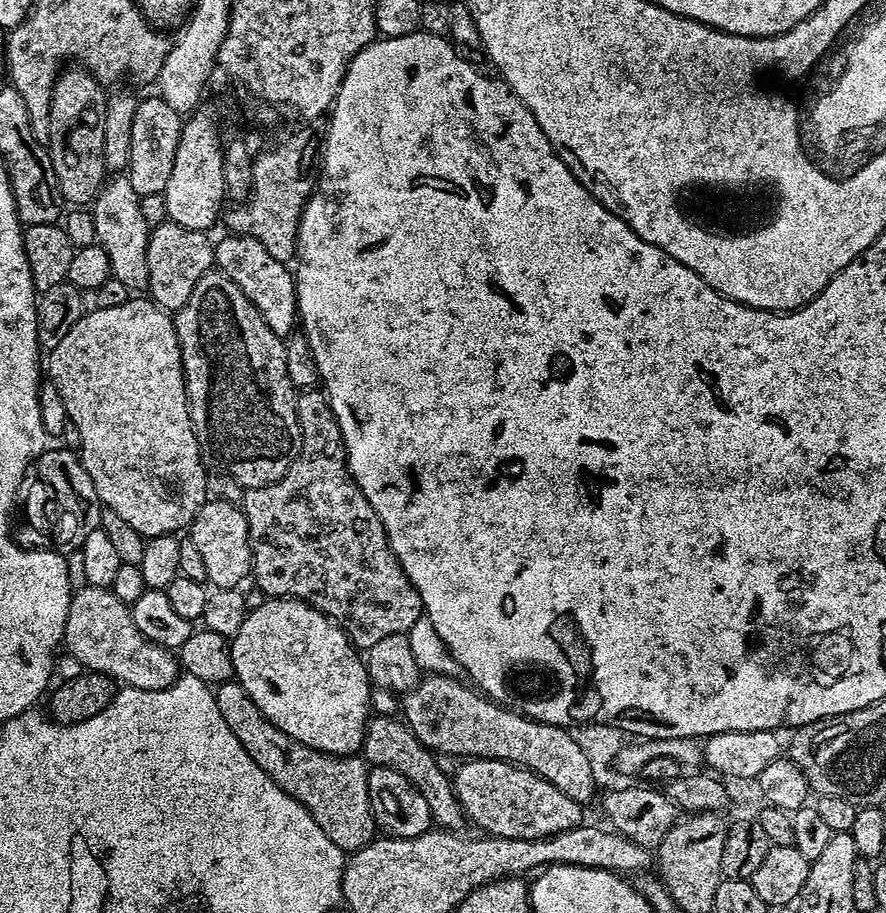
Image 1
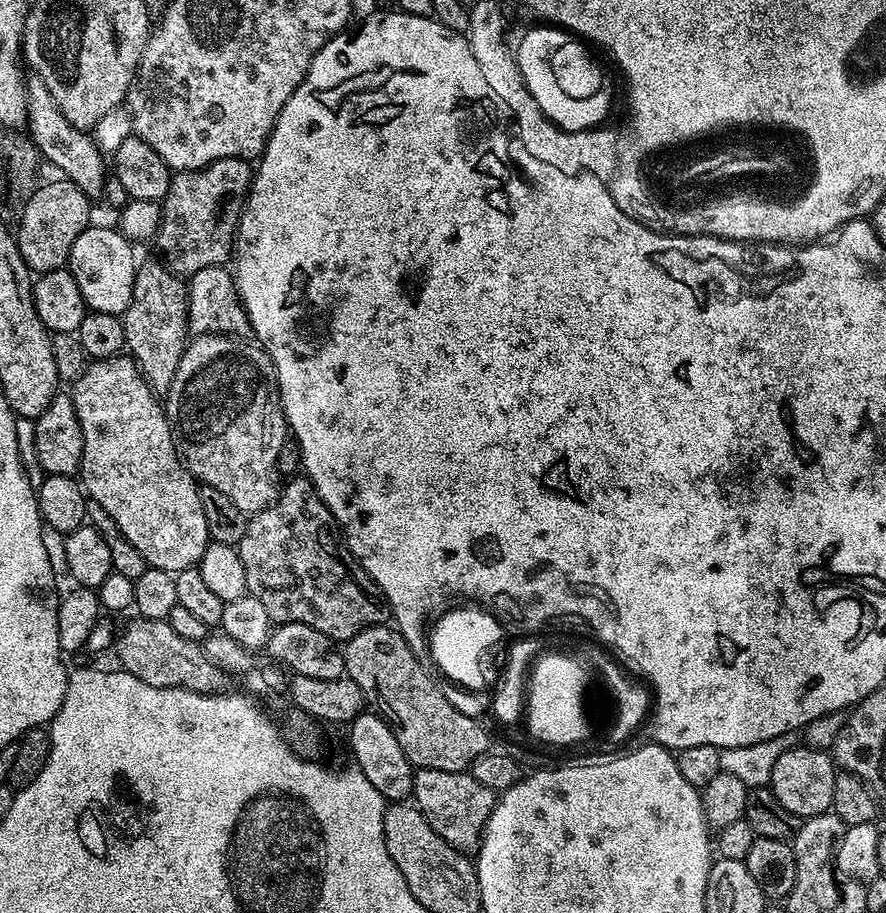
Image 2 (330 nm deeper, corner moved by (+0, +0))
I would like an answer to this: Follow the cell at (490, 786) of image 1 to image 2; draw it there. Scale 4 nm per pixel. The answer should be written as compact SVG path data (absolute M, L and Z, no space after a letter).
M433 768L419 769L412 778L412 796L415 807L430 822L433 830L442 837L454 850L465 854L480 851L480 837L484 835L484 827L496 805L497 793L492 792L482 782L474 782L467 771L447 772Z

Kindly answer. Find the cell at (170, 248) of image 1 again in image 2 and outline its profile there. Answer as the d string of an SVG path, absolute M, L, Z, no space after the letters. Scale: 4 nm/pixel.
M159 259L141 263L136 269L130 306L124 311L124 346L135 360L142 378L153 393L167 393L178 370L178 362L190 339L188 330L188 286Z

